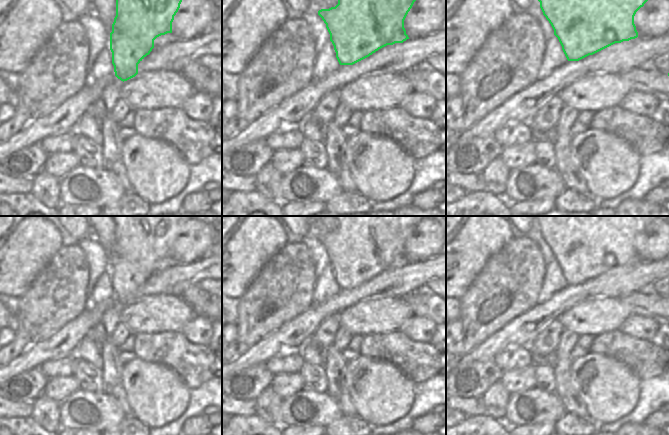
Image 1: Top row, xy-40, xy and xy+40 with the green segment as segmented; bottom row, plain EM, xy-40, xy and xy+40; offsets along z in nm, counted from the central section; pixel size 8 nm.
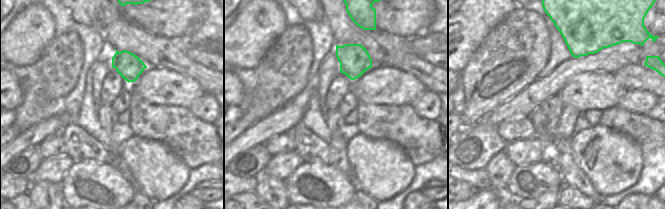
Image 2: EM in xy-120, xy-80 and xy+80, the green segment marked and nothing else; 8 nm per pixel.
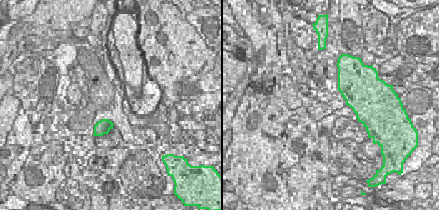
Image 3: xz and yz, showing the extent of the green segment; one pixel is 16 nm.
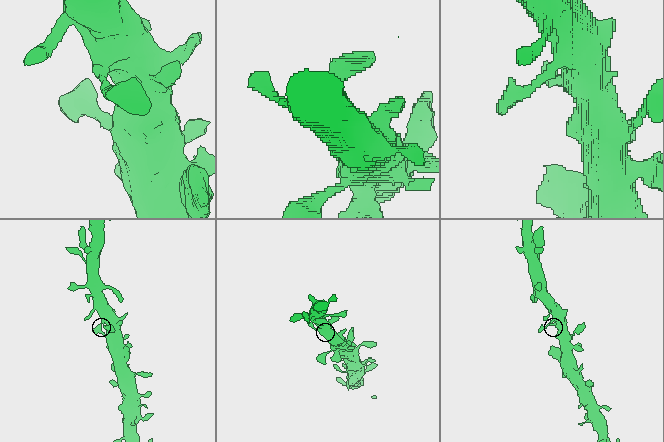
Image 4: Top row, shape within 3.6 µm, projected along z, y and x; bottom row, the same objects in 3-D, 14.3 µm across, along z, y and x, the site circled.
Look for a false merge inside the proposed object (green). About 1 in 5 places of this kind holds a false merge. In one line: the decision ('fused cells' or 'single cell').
single cell

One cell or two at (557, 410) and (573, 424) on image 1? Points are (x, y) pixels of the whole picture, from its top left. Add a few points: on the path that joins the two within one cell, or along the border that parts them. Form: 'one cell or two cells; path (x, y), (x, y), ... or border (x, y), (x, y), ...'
two cells; border (565, 412), (555, 423)

